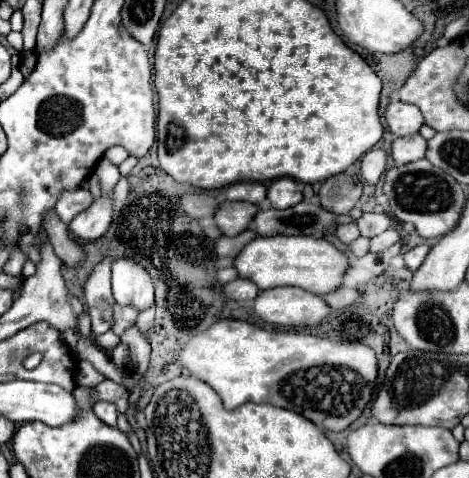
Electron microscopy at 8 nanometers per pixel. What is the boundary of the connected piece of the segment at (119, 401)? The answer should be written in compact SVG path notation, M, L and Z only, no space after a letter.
M109 379L99 383L93 389L93 393L91 393L91 401L93 403L97 403L97 401L111 401L111 403L117 405L119 413L127 411L127 397L129 397L129 391L123 385L115 383L115 381L109 381Z

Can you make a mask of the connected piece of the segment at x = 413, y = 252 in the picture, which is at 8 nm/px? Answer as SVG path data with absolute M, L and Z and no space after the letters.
M417 245L415 249L409 249L409 251L403 255L403 257L405 257L405 265L407 265L407 269L415 271L415 269L423 263L427 251L429 251L429 245Z

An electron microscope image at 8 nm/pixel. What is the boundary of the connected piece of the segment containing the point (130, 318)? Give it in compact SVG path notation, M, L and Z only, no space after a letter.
M115 305L113 315L115 315L115 327L111 327L111 331L117 337L121 337L125 333L125 329L129 329L137 319L137 311L133 307L123 307L123 305Z

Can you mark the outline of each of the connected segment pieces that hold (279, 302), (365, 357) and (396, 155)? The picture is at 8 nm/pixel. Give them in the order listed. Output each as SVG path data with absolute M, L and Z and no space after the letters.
M275 287L259 291L253 303L255 315L275 327L315 325L329 315L329 305L299 287Z
M223 319L213 323L207 331L189 339L181 351L181 363L191 375L211 385L223 399L225 409L235 409L247 401L269 403L281 409L295 411L313 421L323 431L345 431L371 401L377 383L377 355L363 343L339 343L327 337L303 335L295 331L269 331L247 321Z
M415 133L415 135L405 135L405 137L395 137L391 143L391 157L395 165L403 165L409 161L417 161L425 157L427 141Z

